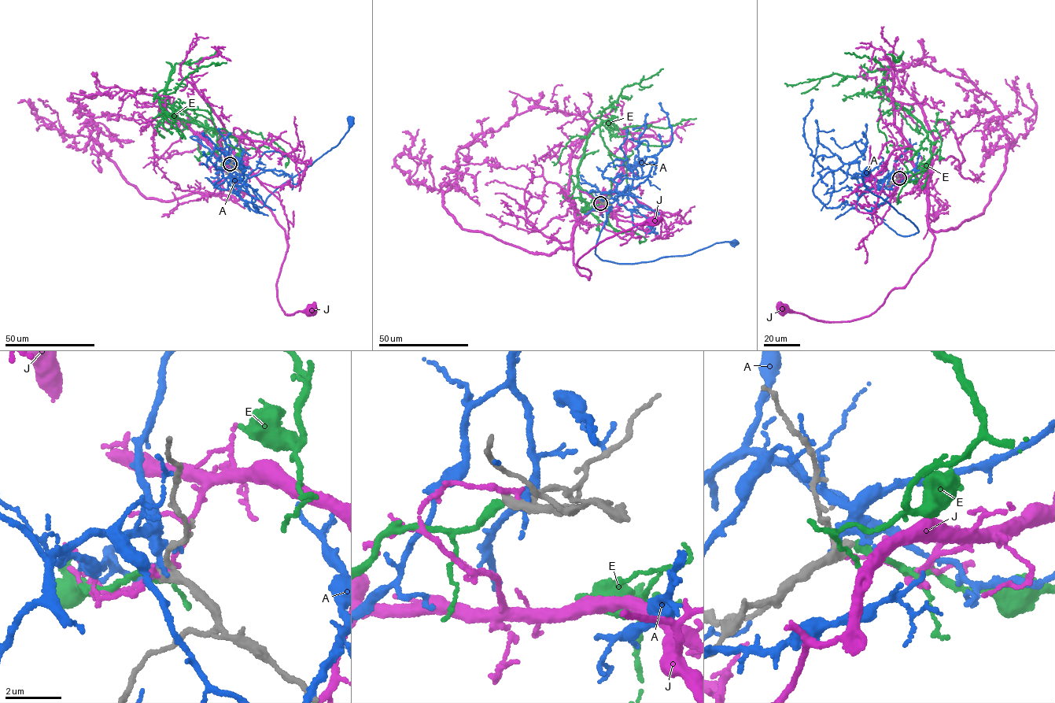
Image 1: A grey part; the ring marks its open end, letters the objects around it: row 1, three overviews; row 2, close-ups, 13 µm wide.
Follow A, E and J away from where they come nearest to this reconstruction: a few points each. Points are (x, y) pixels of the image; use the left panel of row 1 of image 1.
A: (230, 164), (223, 163), (239, 196), (245, 202), (252, 201), (260, 207), (275, 190), (337, 144), (352, 121)
E: (230, 163), (222, 163), (215, 132), (167, 116), (164, 90), (157, 92), (160, 115), (182, 136)
J: (230, 164), (226, 157), (235, 186), (267, 206), (284, 229), (288, 247), (276, 284), (284, 312), (309, 309)

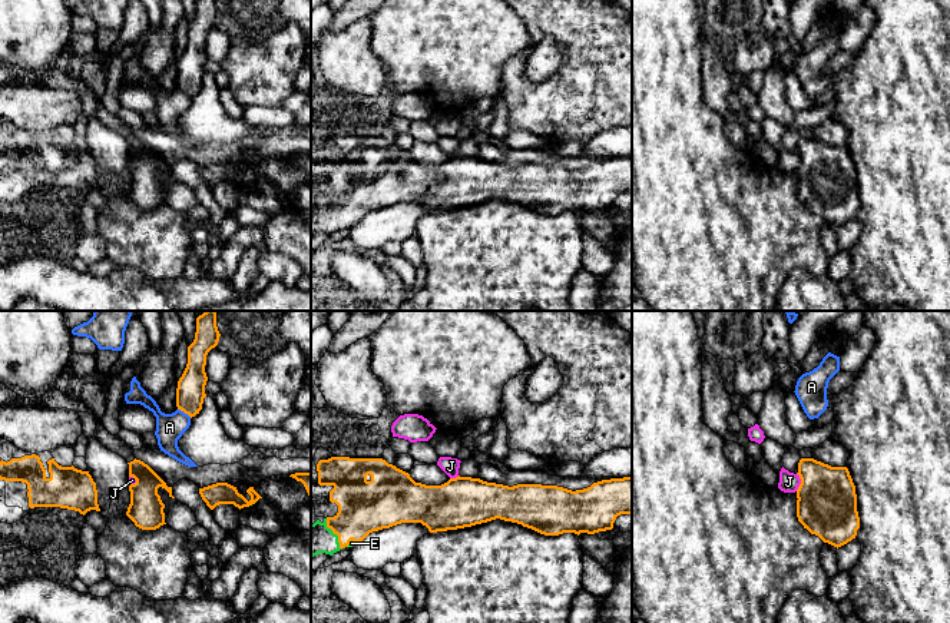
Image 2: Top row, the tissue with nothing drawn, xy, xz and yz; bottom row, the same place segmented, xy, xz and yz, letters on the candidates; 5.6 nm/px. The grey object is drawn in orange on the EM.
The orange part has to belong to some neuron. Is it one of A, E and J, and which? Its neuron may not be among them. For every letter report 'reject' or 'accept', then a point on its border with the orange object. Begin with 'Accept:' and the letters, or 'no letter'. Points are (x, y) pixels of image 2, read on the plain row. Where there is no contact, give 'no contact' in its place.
Accept: E
A: reject; contact xy (185, 92)
E: accept; contact xz (336, 212)
J: reject; contact yz (801, 161)

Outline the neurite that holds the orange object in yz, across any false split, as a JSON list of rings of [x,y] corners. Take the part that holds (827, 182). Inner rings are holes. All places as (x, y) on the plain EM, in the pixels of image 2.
[[[801,137],[797,153],[801,158],[797,169],[797,196],[804,208],[837,228],[855,218],[860,208],[860,196],[855,165],[848,148],[831,146],[814,137]]]

